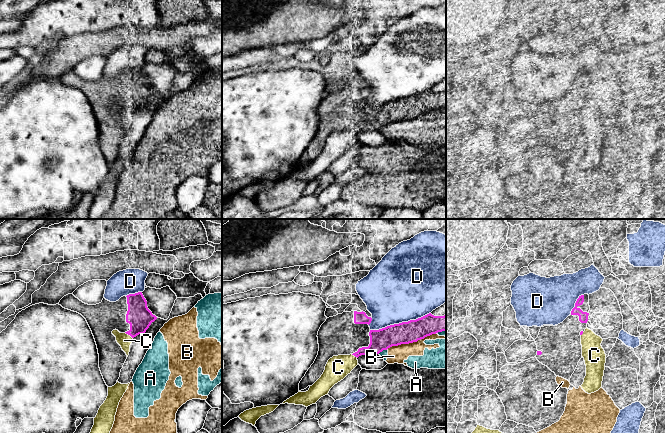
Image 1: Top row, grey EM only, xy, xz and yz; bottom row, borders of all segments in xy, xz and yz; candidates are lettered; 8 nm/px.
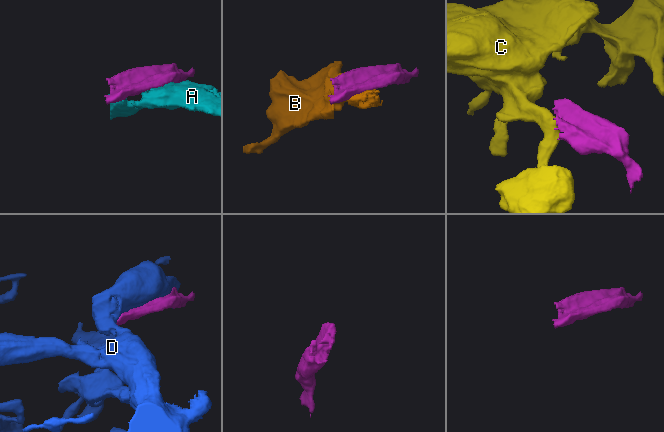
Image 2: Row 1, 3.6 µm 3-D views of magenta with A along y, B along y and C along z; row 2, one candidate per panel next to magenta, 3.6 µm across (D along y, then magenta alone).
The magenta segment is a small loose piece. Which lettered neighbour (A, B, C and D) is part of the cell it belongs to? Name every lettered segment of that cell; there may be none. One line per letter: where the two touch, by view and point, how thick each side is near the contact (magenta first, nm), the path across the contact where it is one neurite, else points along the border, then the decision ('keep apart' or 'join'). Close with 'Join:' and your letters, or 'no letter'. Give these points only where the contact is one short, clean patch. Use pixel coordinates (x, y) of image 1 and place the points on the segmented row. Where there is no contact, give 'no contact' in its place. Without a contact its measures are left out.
A: contact xz (382, 350); calibres 180 and 60 nm; keep apart
B: contact xz (411, 342); calibres 180 and 140 nm; keep apart
C: contact xy (129, 334); calibres 200 and 110 nm; keep apart
D: contact xz (400, 323); calibres 180 and 480 nm; keep apart
Join: no letter

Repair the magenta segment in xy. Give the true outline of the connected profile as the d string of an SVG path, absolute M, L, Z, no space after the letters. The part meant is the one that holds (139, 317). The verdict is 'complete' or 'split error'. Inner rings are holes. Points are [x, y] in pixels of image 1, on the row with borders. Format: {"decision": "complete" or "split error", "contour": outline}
{"decision": "split error", "contour": "M142 292L123 296L116 302L103 298L96 305L85 304L72 293L64 296L59 305L81 314L86 319L97 345L99 368L108 387L117 383L127 359L112 331L116 329L134 338L144 334L157 319L148 309Z"}

